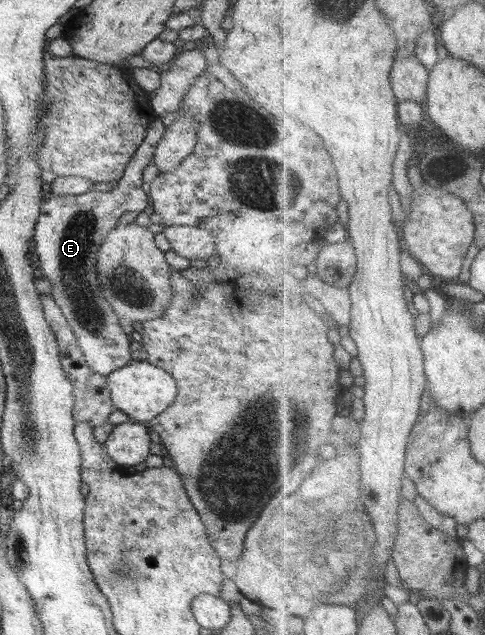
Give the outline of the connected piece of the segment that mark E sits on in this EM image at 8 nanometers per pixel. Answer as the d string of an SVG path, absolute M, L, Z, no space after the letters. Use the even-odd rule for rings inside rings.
M155 116L148 122L146 135L140 147L136 149L135 154L130 159L130 163L126 167L124 176L116 181L111 191L89 191L82 195L71 196L50 196L46 199L40 209L40 215L36 217L36 225L34 225L34 233L32 233L32 243L38 255L38 272L40 277L44 277L52 284L52 293L50 296L60 306L64 317L70 324L72 331L76 334L78 345L84 354L86 363L92 371L100 373L107 377L112 371L122 369L128 365L133 359L129 350L131 339L122 329L122 322L114 314L112 306L100 287L100 279L96 273L96 258L98 248L102 245L104 238L118 225L118 219L128 211L141 212L148 205L146 197L147 189L143 183L142 171L152 163L152 156L156 149L156 144L164 135L165 125L160 116Z

